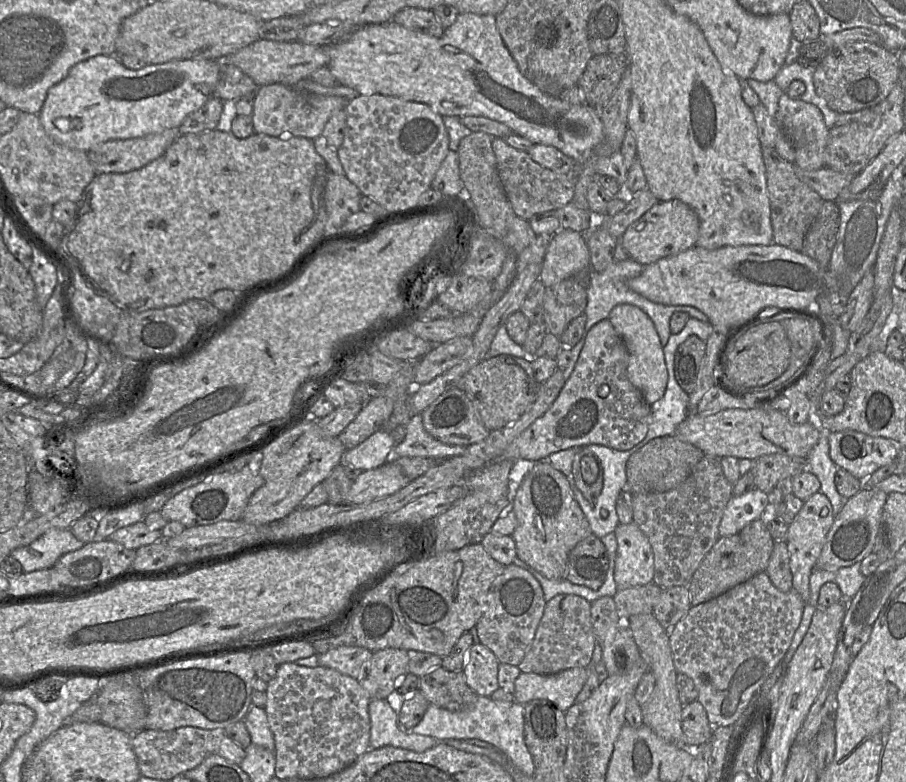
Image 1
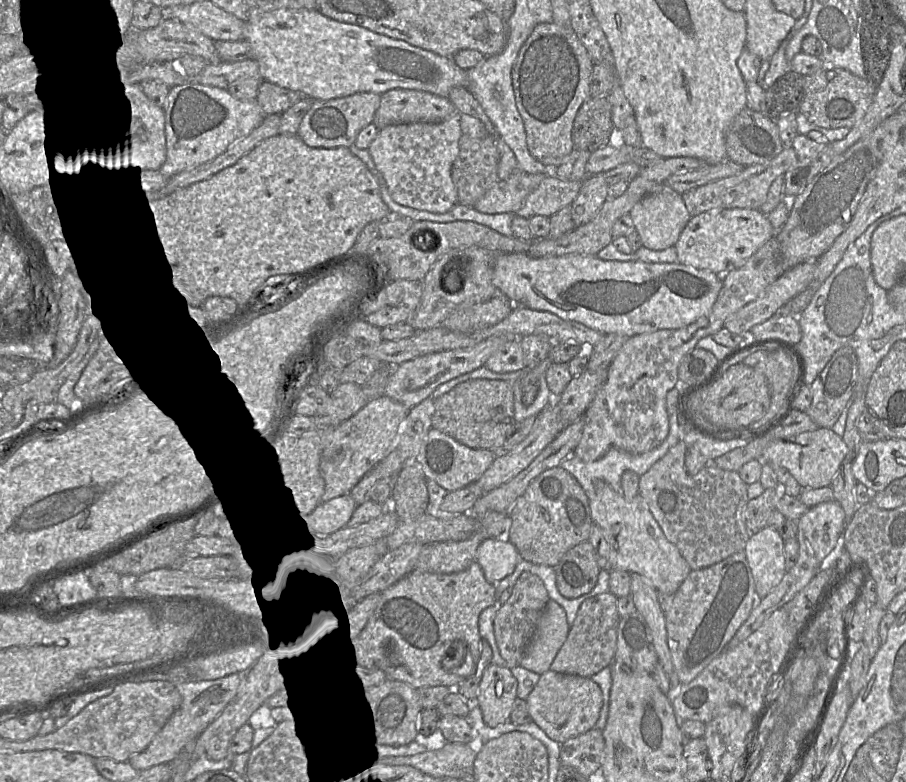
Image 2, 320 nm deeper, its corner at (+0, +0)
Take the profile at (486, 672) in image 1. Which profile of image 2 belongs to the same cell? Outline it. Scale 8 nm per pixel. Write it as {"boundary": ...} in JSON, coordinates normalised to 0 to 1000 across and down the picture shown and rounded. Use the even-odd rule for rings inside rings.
{"boundary":[[[543,847],[535,854],[525,896],[536,927],[545,931],[563,922],[571,877],[570,867],[558,850]]]}

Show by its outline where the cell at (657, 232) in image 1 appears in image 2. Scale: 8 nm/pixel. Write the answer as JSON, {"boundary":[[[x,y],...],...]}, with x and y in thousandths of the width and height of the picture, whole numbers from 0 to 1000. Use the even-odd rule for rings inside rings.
{"boundary":[[[786,267],[763,277],[745,312],[747,335],[768,344],[783,345],[797,353],[815,344],[852,303],[855,294],[845,274],[839,267]]]}

